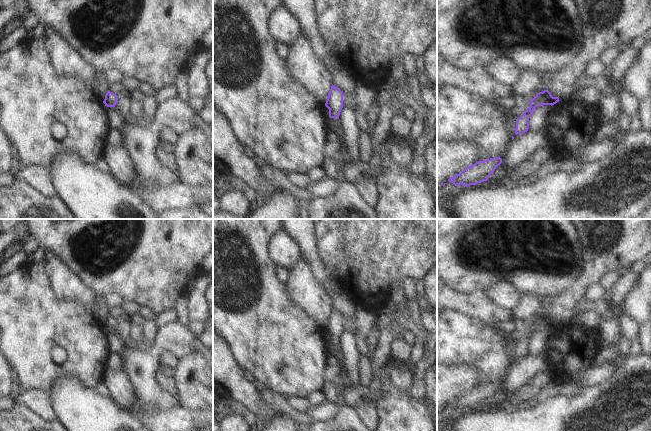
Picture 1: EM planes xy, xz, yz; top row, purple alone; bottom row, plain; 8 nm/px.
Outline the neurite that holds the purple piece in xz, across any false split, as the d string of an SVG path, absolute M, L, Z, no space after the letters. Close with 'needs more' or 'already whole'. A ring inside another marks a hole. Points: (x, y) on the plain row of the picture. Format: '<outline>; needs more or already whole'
M332 309L325 330L329 333L330 342L339 342L343 332L343 316Z; already whole

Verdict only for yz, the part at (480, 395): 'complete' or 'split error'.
complete

